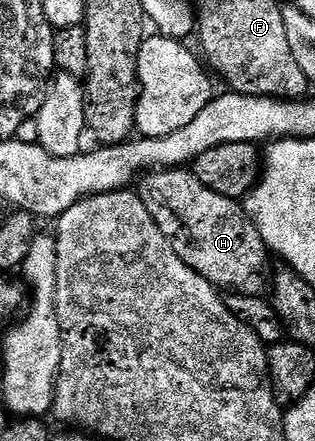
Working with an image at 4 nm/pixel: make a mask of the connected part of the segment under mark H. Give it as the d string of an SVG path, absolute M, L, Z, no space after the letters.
M161 168L145 173L139 179L138 193L162 236L198 276L226 292L263 295L267 291L270 251L237 199L210 192L188 168Z

